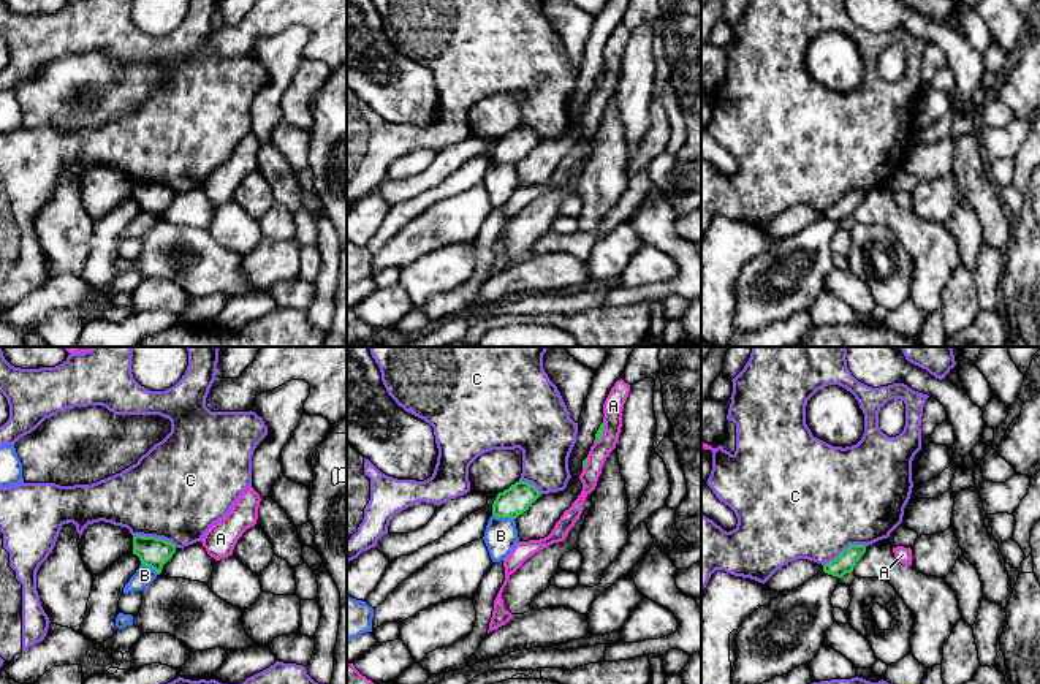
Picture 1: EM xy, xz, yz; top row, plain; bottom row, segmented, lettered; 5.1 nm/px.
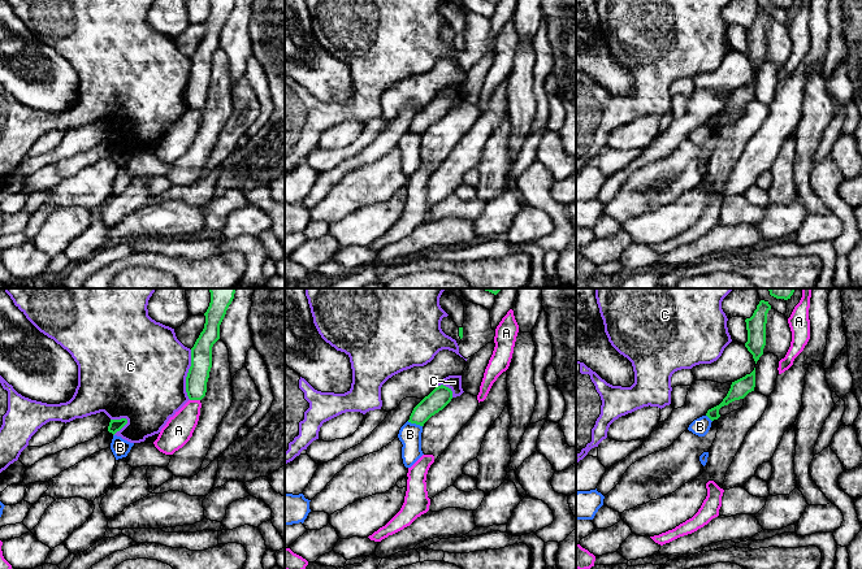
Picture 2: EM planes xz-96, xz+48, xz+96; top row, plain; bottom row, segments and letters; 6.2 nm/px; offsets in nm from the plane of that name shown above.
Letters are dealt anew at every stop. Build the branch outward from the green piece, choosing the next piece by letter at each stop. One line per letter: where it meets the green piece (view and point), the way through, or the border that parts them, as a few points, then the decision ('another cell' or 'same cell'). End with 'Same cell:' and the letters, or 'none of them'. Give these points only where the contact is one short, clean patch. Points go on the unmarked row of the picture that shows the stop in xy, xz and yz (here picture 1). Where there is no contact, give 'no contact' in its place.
A: xz (603, 76) | another cell
B: xz (504, 162) | along xz (493, 160), (513, 165) | another cell
C: xy (154, 182) | another cell
Same cell: none of them

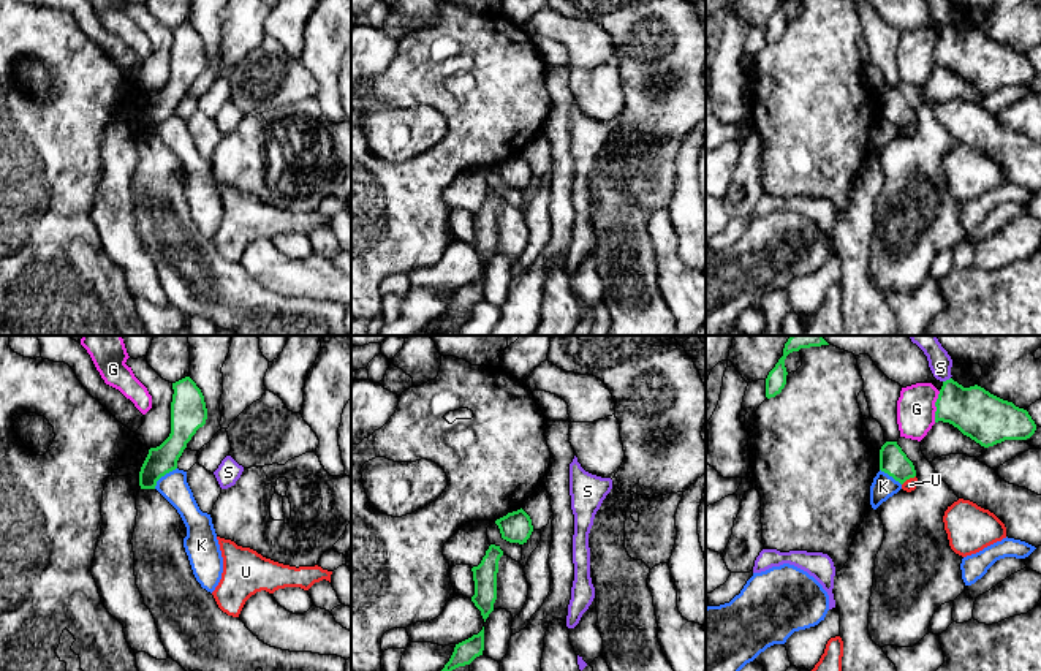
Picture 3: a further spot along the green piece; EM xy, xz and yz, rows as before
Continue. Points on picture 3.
G: yz (935, 51) | along yz (940, 37), (935, 46), (934, 67) | another cell
K: xy (163, 121) | along xy (176, 113), (166, 117), (154, 133) | another cell
S: yz (946, 26) | along yz (950, 22), (943, 27) | another cell
U: yz (908, 124) | along yz (915, 121), (902, 130) | another cell
Same cell: none of them

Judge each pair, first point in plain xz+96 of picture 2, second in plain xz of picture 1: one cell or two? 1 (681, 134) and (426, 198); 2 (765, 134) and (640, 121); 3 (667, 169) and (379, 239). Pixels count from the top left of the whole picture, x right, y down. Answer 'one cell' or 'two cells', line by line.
1: one cell
2: two cells
3: two cells

